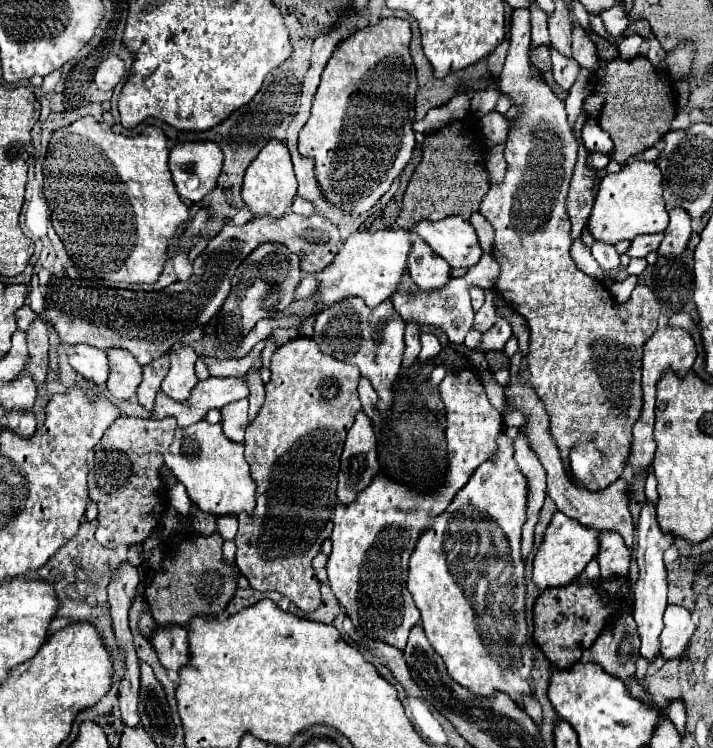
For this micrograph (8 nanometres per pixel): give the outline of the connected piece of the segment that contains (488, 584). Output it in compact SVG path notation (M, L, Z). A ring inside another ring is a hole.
M502 432L498 450L490 462L480 464L466 486L454 496L450 506L434 518L434 524L414 548L410 558L408 590L422 616L422 630L434 650L442 656L448 674L470 692L492 698L496 692L508 694L520 708L522 698L532 696L532 664L534 656L526 654L526 580L524 562L520 558L520 530L526 520L526 478L514 462L514 440Z

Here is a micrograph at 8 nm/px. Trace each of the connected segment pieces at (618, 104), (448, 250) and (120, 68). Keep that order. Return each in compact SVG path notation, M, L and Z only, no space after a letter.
M638 56L630 62L622 58L608 62L606 76L598 90L606 94L606 104L598 122L614 140L614 154L610 160L622 164L652 148L670 130L670 122L678 112L672 84L644 56Z
M448 216L438 222L422 220L412 230L420 234L452 268L470 268L478 264L482 256L476 232L462 216Z
M110 56L106 58L94 74L94 84L98 90L106 92L106 90L114 90L114 86L122 80L124 76L124 64L118 56Z

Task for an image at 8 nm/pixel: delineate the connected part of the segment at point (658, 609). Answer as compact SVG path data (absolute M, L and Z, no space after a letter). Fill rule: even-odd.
M644 504L642 514L640 514L640 522L638 522L638 550L636 550L636 562L640 568L640 578L634 584L634 620L638 626L638 634L642 640L640 646L640 654L642 658L646 658L648 662L652 662L656 656L660 656L658 652L658 642L660 642L660 632L664 628L662 616L666 610L666 568L664 568L664 550L668 546L672 546L674 538L670 538L668 534L664 534L656 522L656 508L652 504Z

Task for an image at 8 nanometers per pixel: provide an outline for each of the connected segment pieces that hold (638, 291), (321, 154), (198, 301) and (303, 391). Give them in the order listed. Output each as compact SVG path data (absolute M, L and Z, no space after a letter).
M528 10L512 12L510 48L498 90L506 94L512 106L520 106L518 116L508 132L506 162L508 172L500 184L490 186L488 194L480 202L480 214L494 226L494 258L500 264L500 278L496 292L508 302L512 310L522 314L530 330L528 346L528 370L526 380L534 386L536 394L546 406L550 416L550 430L560 448L564 466L570 468L570 450L580 442L594 442L602 454L598 474L590 474L590 490L598 492L622 476L622 462L626 462L626 450L630 450L630 430L642 412L642 346L656 332L660 304L646 286L636 286L632 298L626 304L616 304L606 288L594 278L580 272L570 258L570 216L566 212L566 196L572 180L572 170L578 156L578 142L566 120L564 102L548 88L548 84L532 74L530 64L531 21Z
M384 18L376 26L356 30L344 40L332 54L322 82L314 94L312 114L306 126L300 130L298 152L314 160L314 174L322 196L346 210L352 218L370 210L380 196L392 186L408 164L414 150L414 94L416 94L416 70L410 58L410 24L400 18Z
M290 212L280 220L256 218L242 226L226 224L194 260L194 274L188 282L174 282L162 292L130 292L98 286L84 278L80 282L80 278L70 278L66 274L54 276L48 284L46 314L50 318L50 324L60 334L62 342L84 342L100 350L124 348L130 350L138 364L146 366L168 352L172 344L176 344L190 330L212 320L212 316L228 298L230 278L234 276L236 268L260 244L286 244L302 260L304 272L318 272L334 260L334 254L338 252L338 240L338 228L320 214L304 218Z
M298 336L296 340L280 346L272 360L270 360L270 382L266 384L266 400L258 412L258 416L252 420L252 424L246 428L246 440L244 440L244 446L246 446L246 462L250 464L250 470L252 470L252 478L256 480L258 484L258 490L256 490L256 510L254 510L254 516L248 516L248 514L242 514L240 520L240 528L238 528L238 534L236 534L236 566L238 570L248 578L250 586L254 590L260 590L260 592L280 592L282 596L288 596L302 612L314 612L318 606L320 606L320 582L314 574L314 568L312 568L312 560L314 556L320 552L320 546L322 542L332 534L332 520L334 520L334 510L336 510L336 498L334 498L334 486L336 486L336 476L338 476L338 468L340 468L340 454L342 454L342 446L344 446L344 438L348 434L348 430L352 428L354 424L354 416L362 410L360 406L360 398L358 398L358 392L356 392L356 386L358 386L358 380L360 380L360 370L352 364L346 364L346 362L340 362L336 358L330 358L326 354L322 354L316 346L316 342L312 338L304 338L304 336Z

